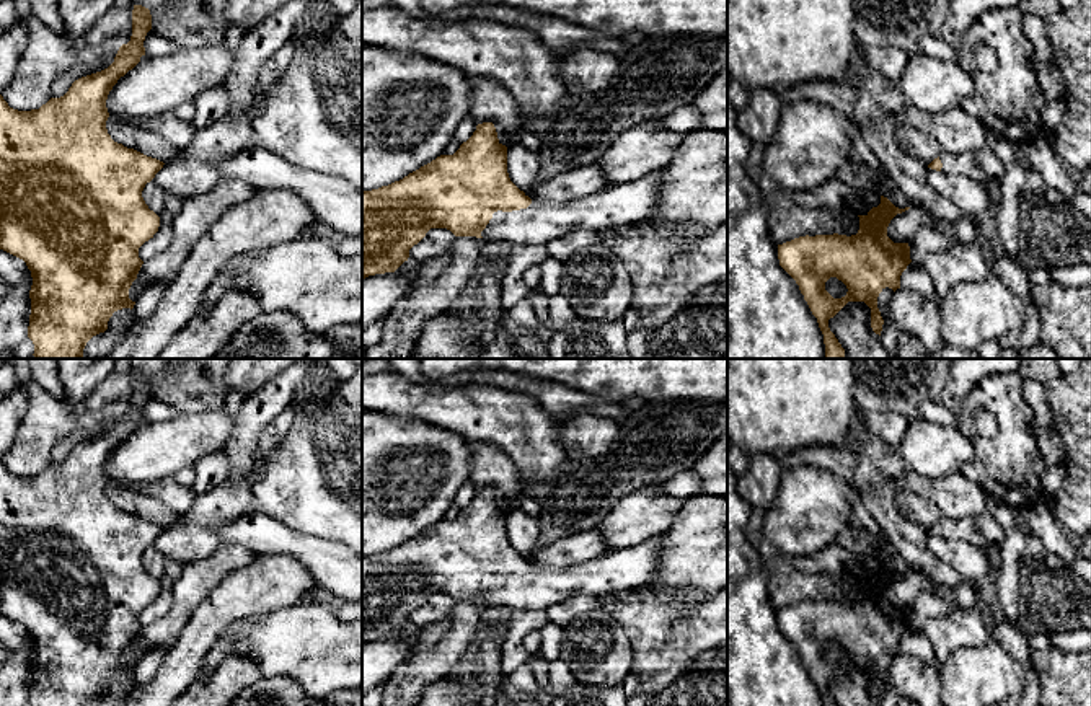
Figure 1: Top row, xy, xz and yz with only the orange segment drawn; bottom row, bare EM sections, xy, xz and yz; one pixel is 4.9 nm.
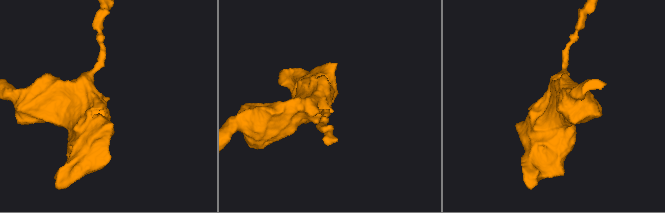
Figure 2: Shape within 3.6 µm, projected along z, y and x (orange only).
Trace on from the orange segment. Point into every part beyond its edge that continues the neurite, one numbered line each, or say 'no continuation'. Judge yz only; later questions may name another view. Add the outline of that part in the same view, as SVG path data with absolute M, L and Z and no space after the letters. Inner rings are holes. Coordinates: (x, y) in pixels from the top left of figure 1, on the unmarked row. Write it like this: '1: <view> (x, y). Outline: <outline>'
1: yz (964, 529). Outline: M941 517L939 525L943 528L941 536L947 540L967 541L983 551L988 549L988 545L985 543L983 536L978 532L975 518L972 517L962 517L962 518Z

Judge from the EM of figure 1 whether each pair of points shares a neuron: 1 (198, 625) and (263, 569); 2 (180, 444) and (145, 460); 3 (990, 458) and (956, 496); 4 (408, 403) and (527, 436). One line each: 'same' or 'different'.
1: same
2: same
3: different
4: same

